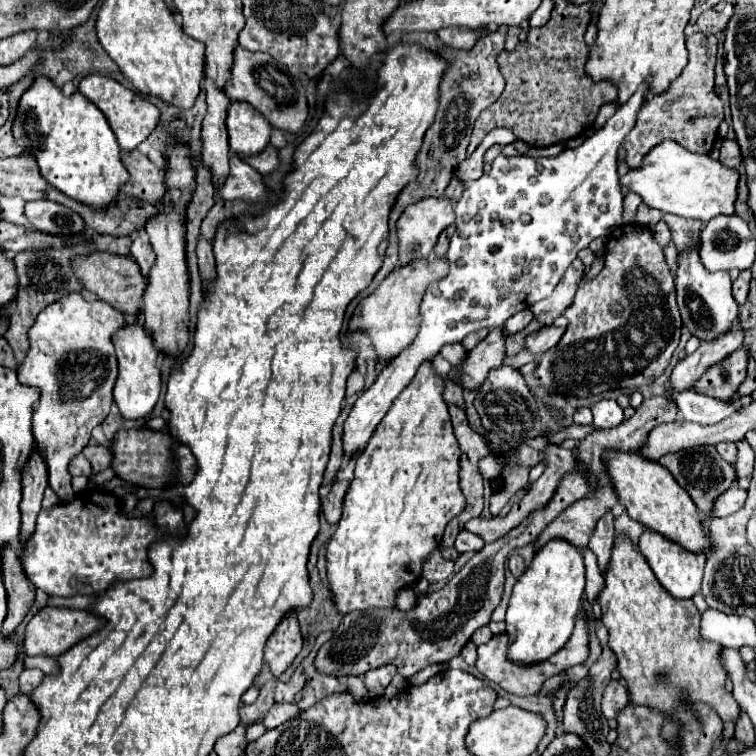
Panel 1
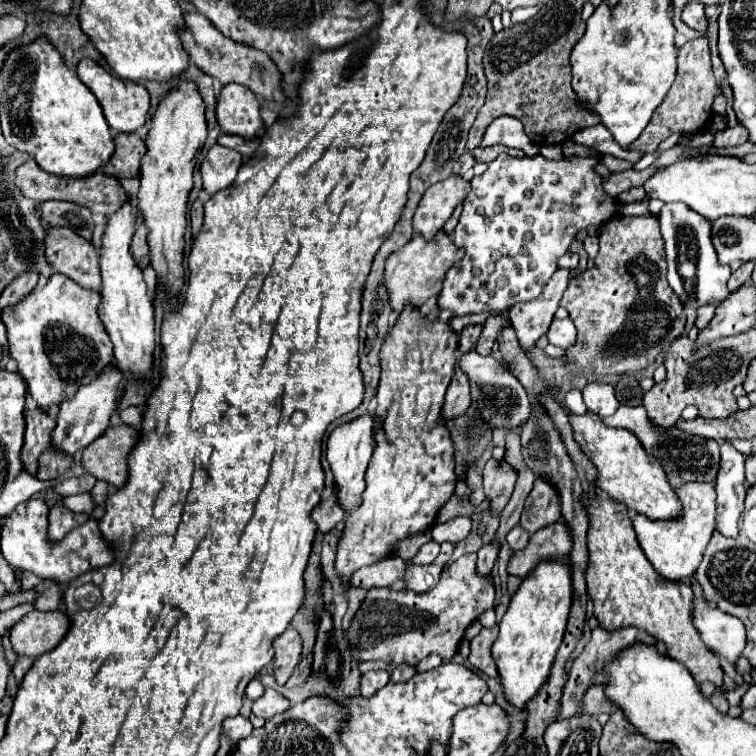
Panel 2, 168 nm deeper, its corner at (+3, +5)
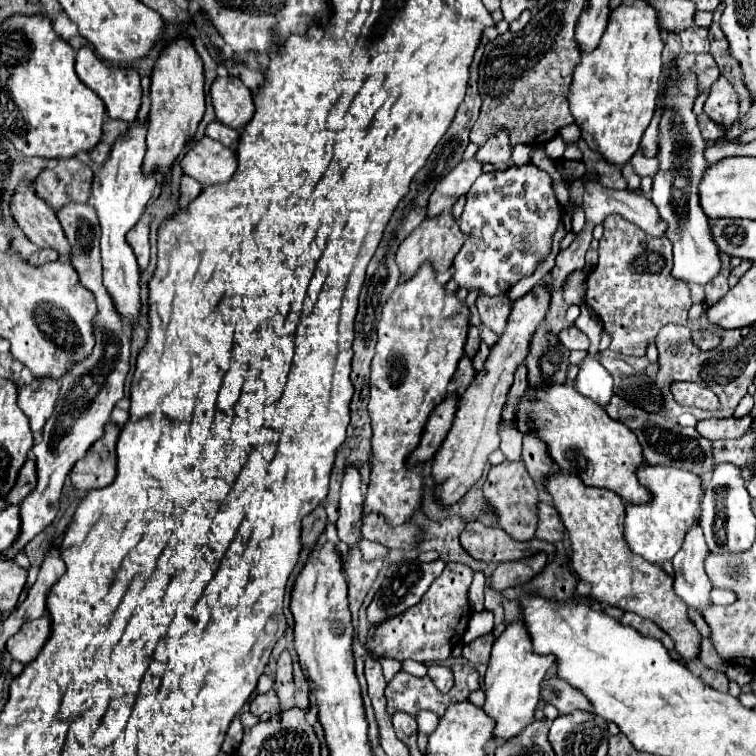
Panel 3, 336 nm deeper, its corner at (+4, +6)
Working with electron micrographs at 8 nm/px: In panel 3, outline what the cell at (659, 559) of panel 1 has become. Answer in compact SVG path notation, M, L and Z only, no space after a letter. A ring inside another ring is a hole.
M648 464L638 470L638 478L652 492L652 502L626 506L624 536L632 552L640 554L652 564L662 566L676 556L676 552L684 544L684 536L700 520L700 510L702 510L700 504L704 496L704 486L702 486L700 476L688 470L648 466Z

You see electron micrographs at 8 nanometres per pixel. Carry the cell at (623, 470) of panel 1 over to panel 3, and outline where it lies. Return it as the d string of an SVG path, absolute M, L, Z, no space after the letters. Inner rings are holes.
M552 386L538 394L536 404L522 398L516 418L522 432L528 428L538 430L556 464L560 464L564 472L578 476L586 486L614 490L630 504L648 504L648 500L652 500L650 490L644 488L636 476L642 464L646 464L636 434L618 420L608 418L604 408L580 396L572 386Z

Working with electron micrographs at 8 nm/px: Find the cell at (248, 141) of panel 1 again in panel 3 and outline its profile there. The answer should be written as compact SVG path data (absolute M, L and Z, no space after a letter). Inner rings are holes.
M220 76L210 88L216 118L230 128L242 130L254 116L252 92L236 76Z

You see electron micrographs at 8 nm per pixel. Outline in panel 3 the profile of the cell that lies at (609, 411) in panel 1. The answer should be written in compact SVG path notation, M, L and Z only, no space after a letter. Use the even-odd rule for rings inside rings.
M594 354L586 356L584 362L580 364L580 372L576 378L576 390L582 396L592 398L596 404L606 406L608 400L612 398L612 376L610 372L598 362Z

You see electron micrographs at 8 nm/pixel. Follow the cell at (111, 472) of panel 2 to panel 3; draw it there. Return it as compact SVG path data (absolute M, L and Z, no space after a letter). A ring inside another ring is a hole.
M108 422L106 434L92 444L88 454L78 460L70 472L72 484L78 490L106 488L116 478L116 442L120 436L120 426Z

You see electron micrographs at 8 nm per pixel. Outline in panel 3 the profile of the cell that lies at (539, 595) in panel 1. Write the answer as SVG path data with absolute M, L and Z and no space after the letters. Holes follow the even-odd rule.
M524 620L508 624L504 632L496 638L492 646L488 672L484 678L484 688L486 688L484 712L496 720L494 736L502 736L508 740L534 720L532 714L540 700L540 686L548 670L554 666L554 660L556 660L554 654L540 656L532 650L532 640Z

